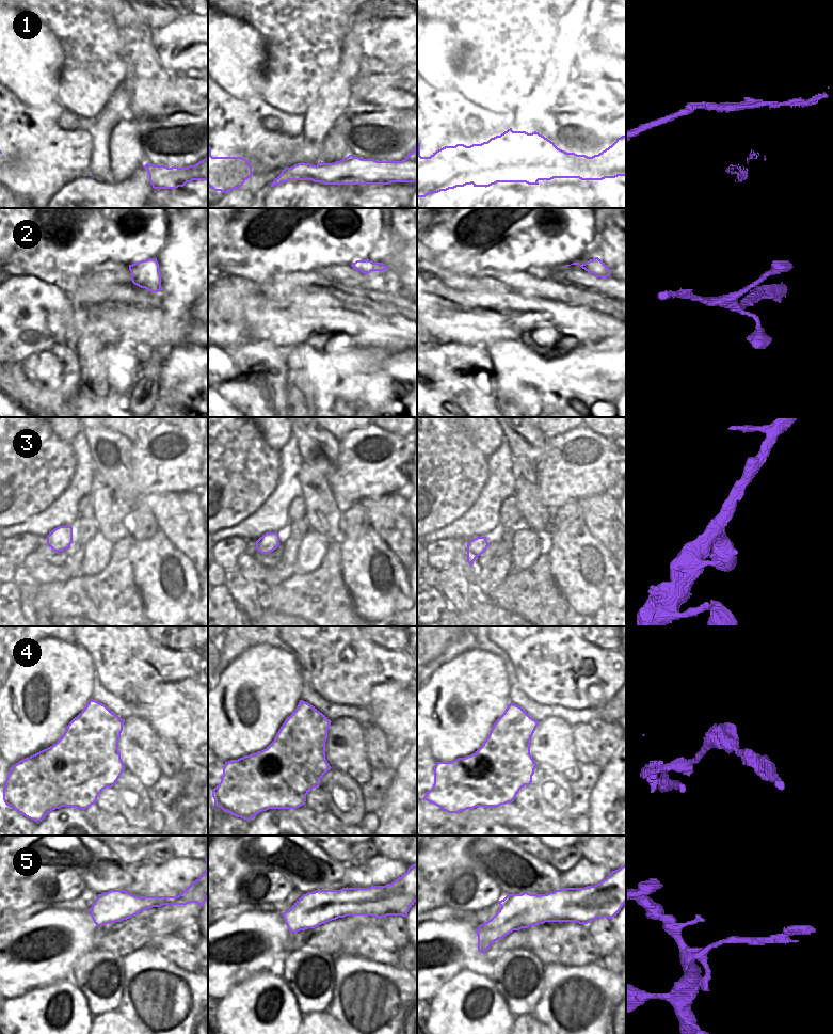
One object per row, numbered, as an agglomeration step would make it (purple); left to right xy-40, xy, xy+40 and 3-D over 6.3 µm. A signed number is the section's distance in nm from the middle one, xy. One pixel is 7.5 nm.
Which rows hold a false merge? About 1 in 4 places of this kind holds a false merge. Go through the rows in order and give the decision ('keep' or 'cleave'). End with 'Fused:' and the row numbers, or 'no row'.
1: cleave
2: keep
3: keep
4: cleave
5: cleave
Fused: 1, 4, 5

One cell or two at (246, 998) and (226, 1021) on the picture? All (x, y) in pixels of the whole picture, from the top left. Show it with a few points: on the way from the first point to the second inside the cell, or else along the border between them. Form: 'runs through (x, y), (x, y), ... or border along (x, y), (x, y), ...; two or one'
runs through (244, 1003), (231, 1016); one

